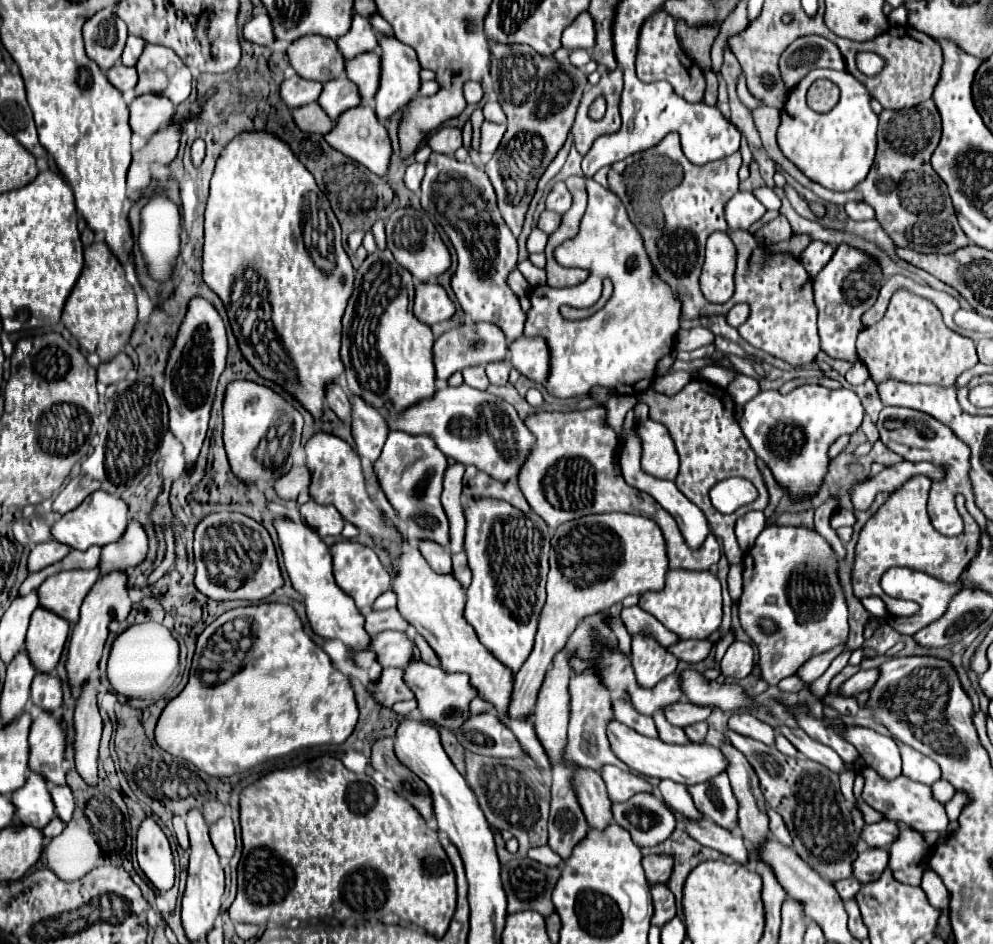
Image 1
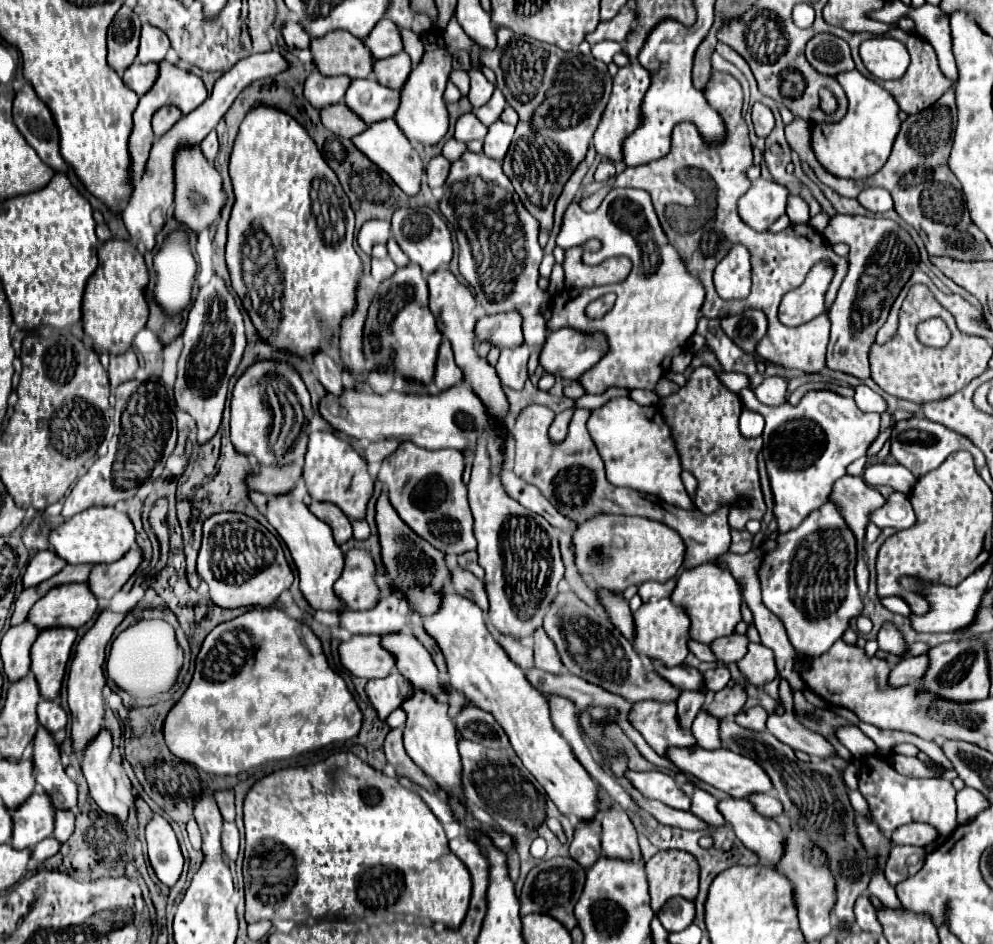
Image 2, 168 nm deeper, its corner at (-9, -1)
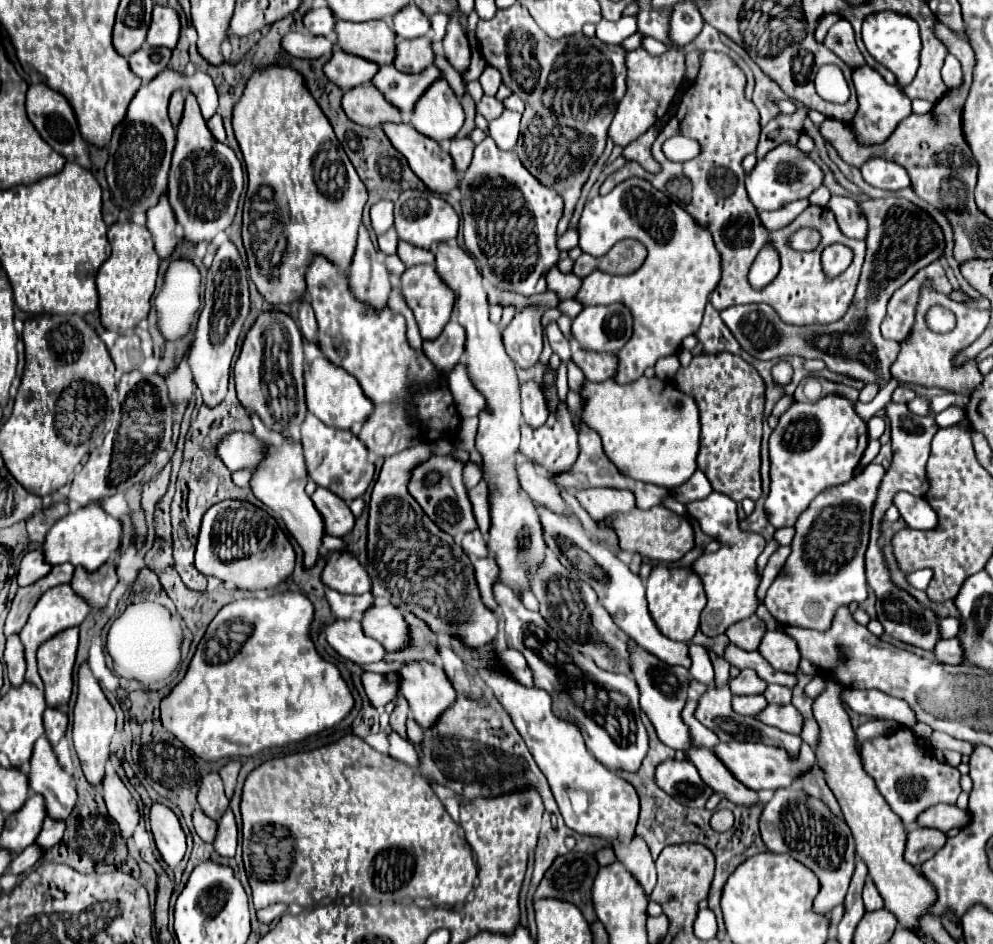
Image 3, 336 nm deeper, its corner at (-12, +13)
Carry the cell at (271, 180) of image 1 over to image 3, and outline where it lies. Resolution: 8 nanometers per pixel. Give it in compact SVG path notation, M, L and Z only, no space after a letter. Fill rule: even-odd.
M269 64L265 68L257 68L251 74L241 100L233 108L233 130L241 146L245 166L247 166L247 178L249 178L247 204L243 208L243 216L245 216L243 244L249 256L251 278L257 290L273 306L299 302L301 296L305 294L305 272L313 254L321 254L333 260L343 272L349 270L353 252L355 252L357 228L361 224L363 206L367 202L367 188L357 176L357 172L353 170L353 164L349 162L349 158L345 156L345 150L341 148L327 116L311 96L305 84L305 78L289 66ZM323 154L339 154L339 158L343 158L341 164L335 162L335 172L339 176L335 172L333 174L321 172L321 178L325 180L327 188L323 188L323 184L319 182L319 170L325 170L325 168L329 170L327 164L333 164L333 162L329 162L327 156Z

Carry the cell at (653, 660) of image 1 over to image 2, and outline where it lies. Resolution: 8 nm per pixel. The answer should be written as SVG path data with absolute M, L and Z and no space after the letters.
M668 598L642 604L634 612L634 632L636 632L634 650L640 654L640 658L658 660L666 668L668 666L678 666L688 656L688 646L686 646L688 626L690 626L690 620L688 620L686 612L678 606L674 606Z

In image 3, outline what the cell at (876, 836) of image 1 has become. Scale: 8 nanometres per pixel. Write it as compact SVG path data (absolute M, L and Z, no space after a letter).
M937 804L917 818L919 826L941 828L943 832L951 828L963 828L969 824L969 812L957 808L955 804Z

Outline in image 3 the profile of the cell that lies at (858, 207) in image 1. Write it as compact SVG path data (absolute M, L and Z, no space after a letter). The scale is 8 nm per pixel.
M869 158L861 166L861 174L865 182L877 188L885 190L901 190L911 186L911 178L905 168L901 168L897 162L885 160L885 158Z

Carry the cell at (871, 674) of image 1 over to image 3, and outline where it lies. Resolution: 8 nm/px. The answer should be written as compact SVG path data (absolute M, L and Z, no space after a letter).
M957 638L937 642L937 648L933 650L933 654L937 656L937 660L941 660L945 664L963 664L965 662L965 654L963 654L961 642Z

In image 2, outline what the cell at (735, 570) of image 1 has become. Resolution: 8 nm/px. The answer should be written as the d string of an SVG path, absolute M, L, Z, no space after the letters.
M780 678L779 699L784 703L784 714L772 714L768 718L768 730L782 742L786 742L794 750L802 750L816 758L830 758L836 754L834 746L818 732L806 728L796 716L791 687L784 678Z

